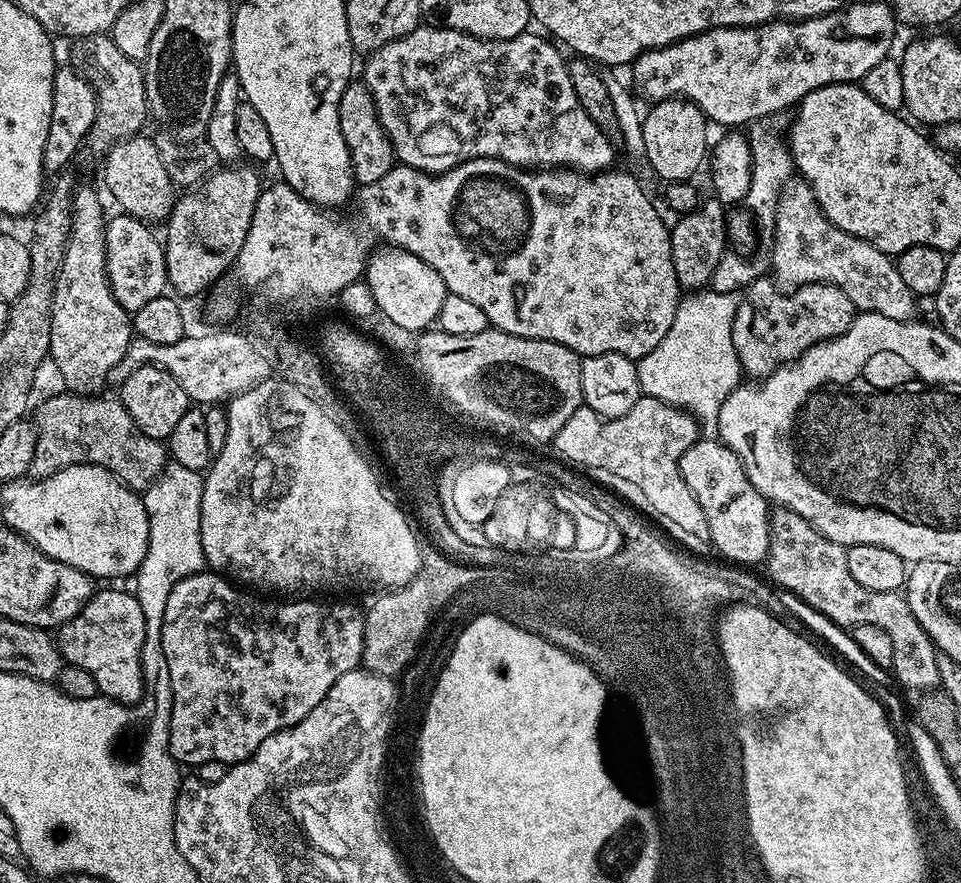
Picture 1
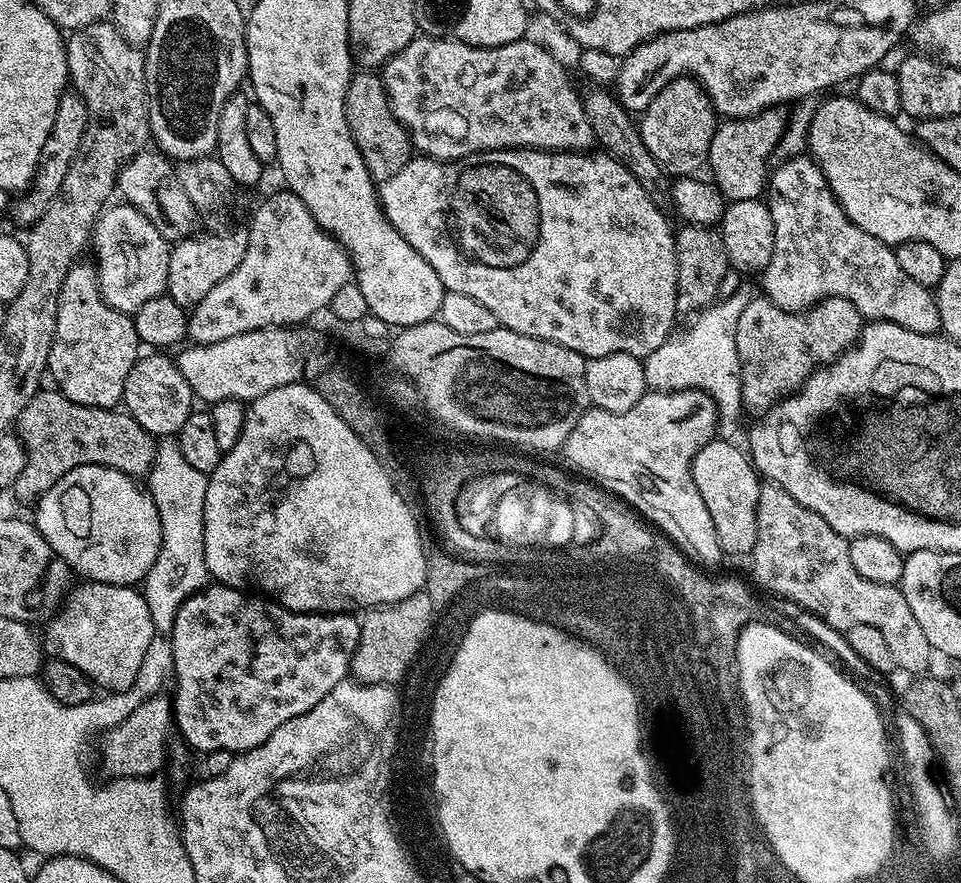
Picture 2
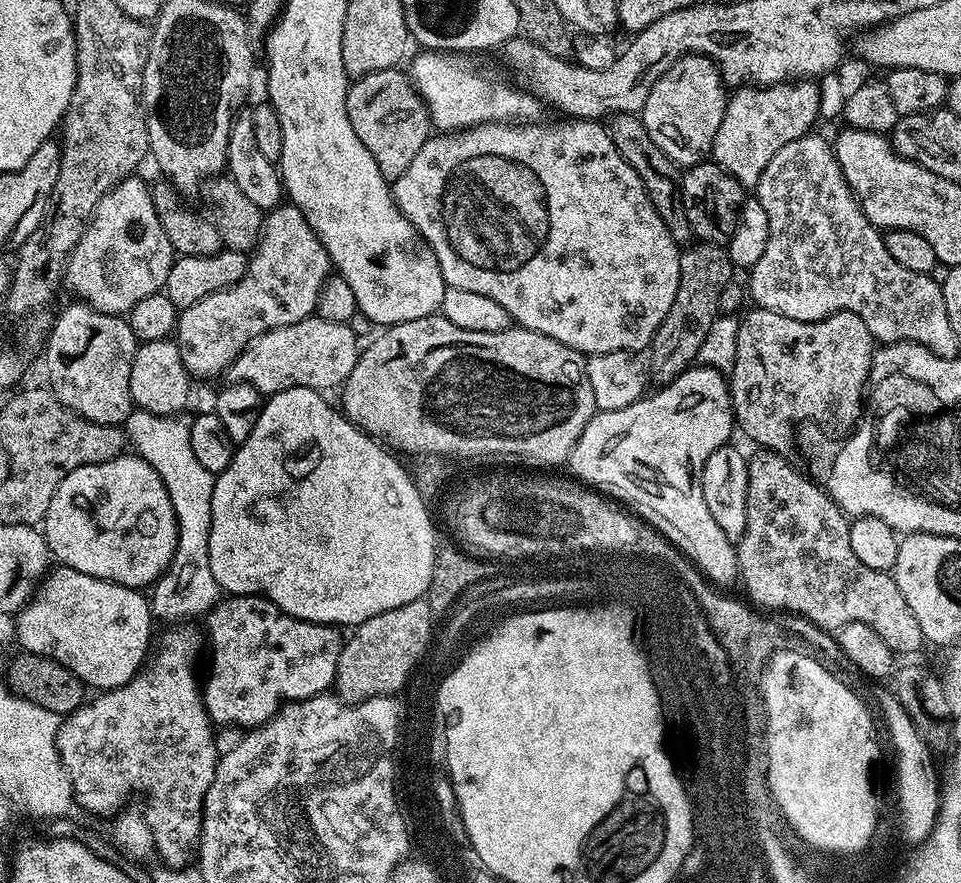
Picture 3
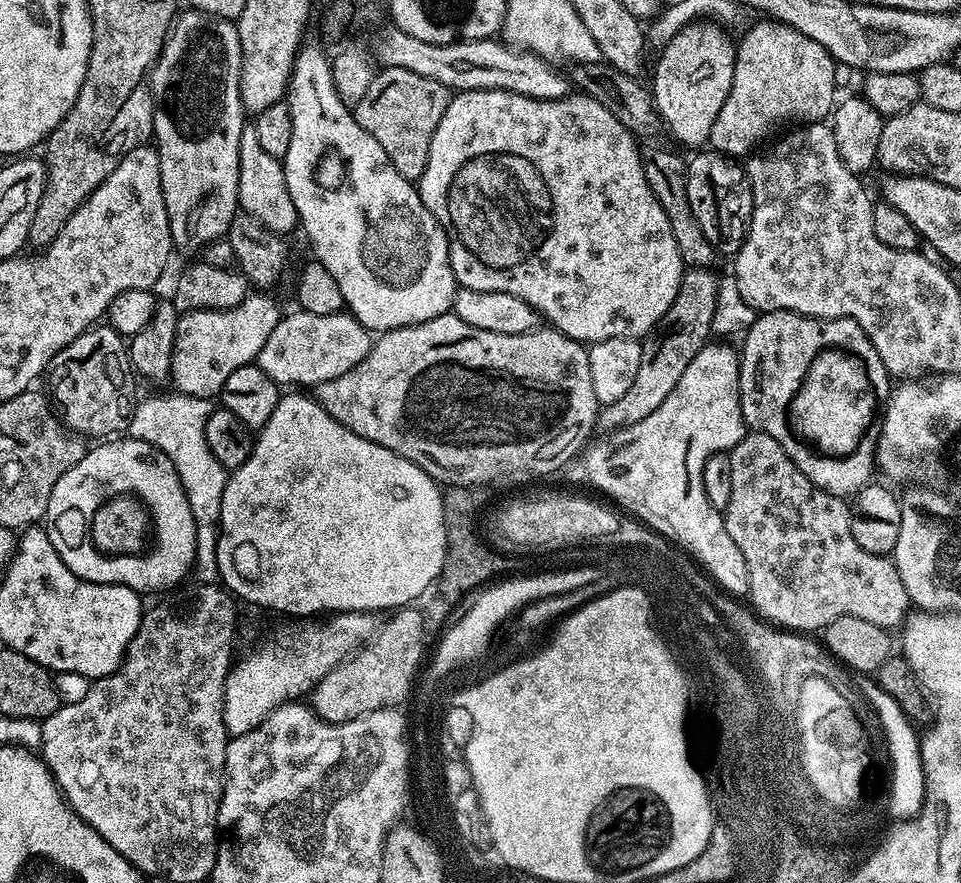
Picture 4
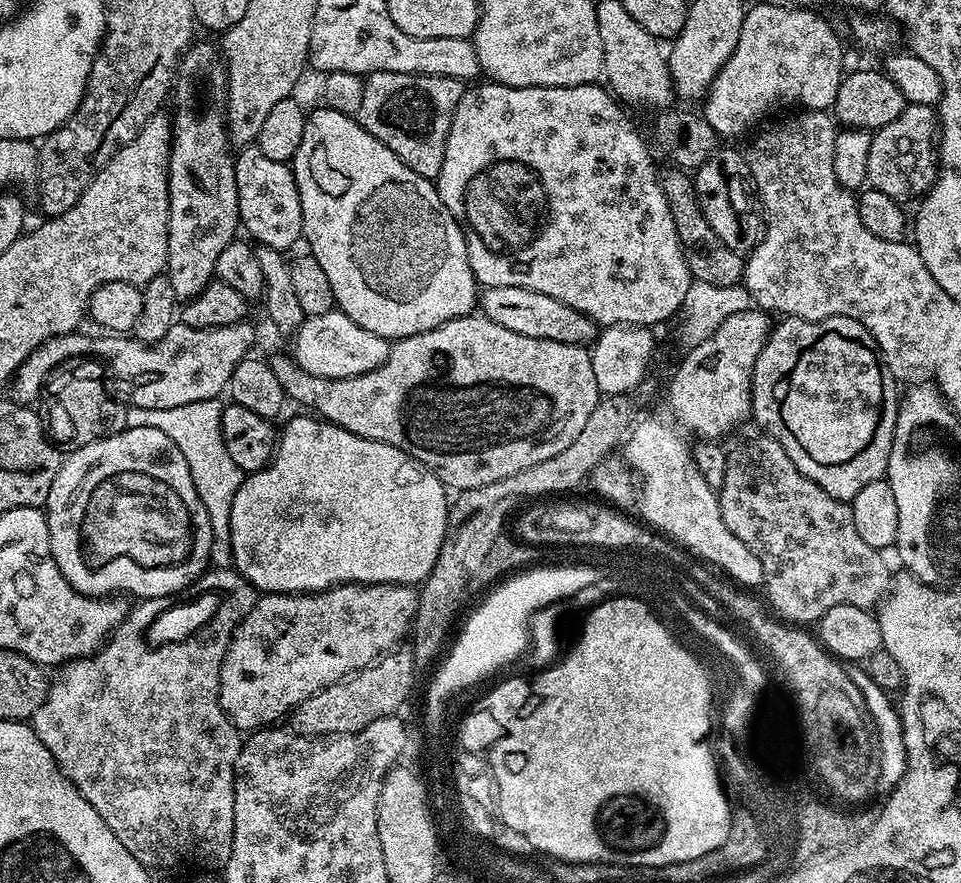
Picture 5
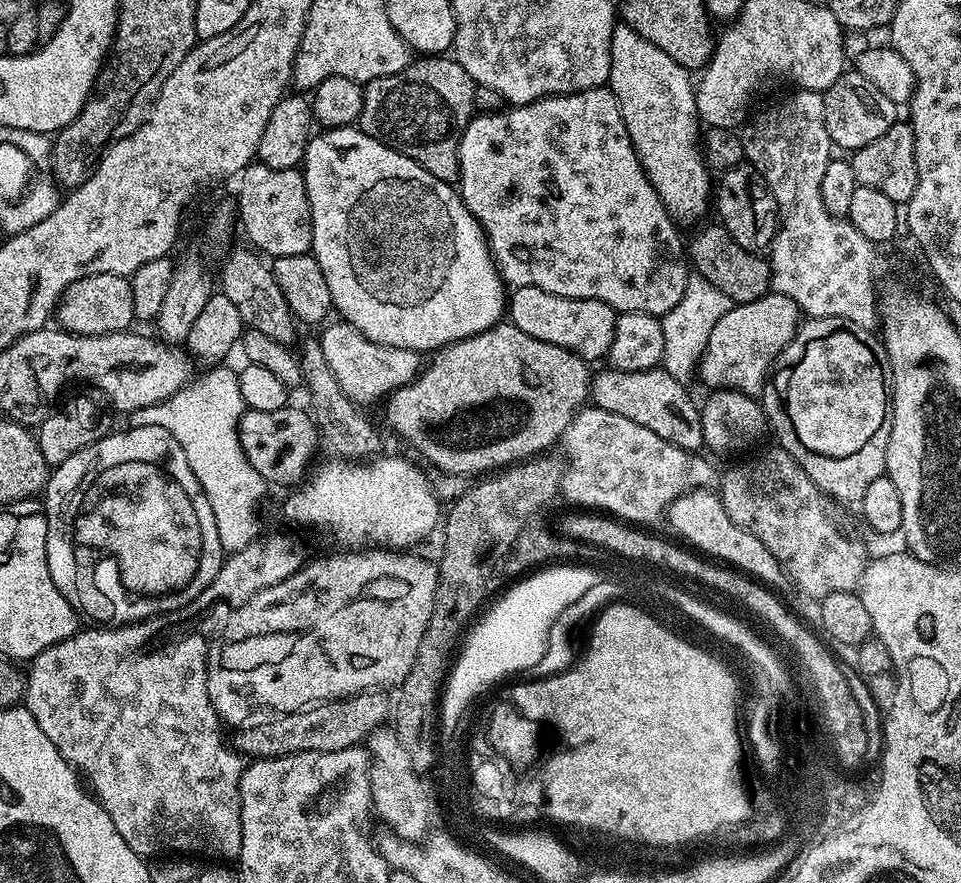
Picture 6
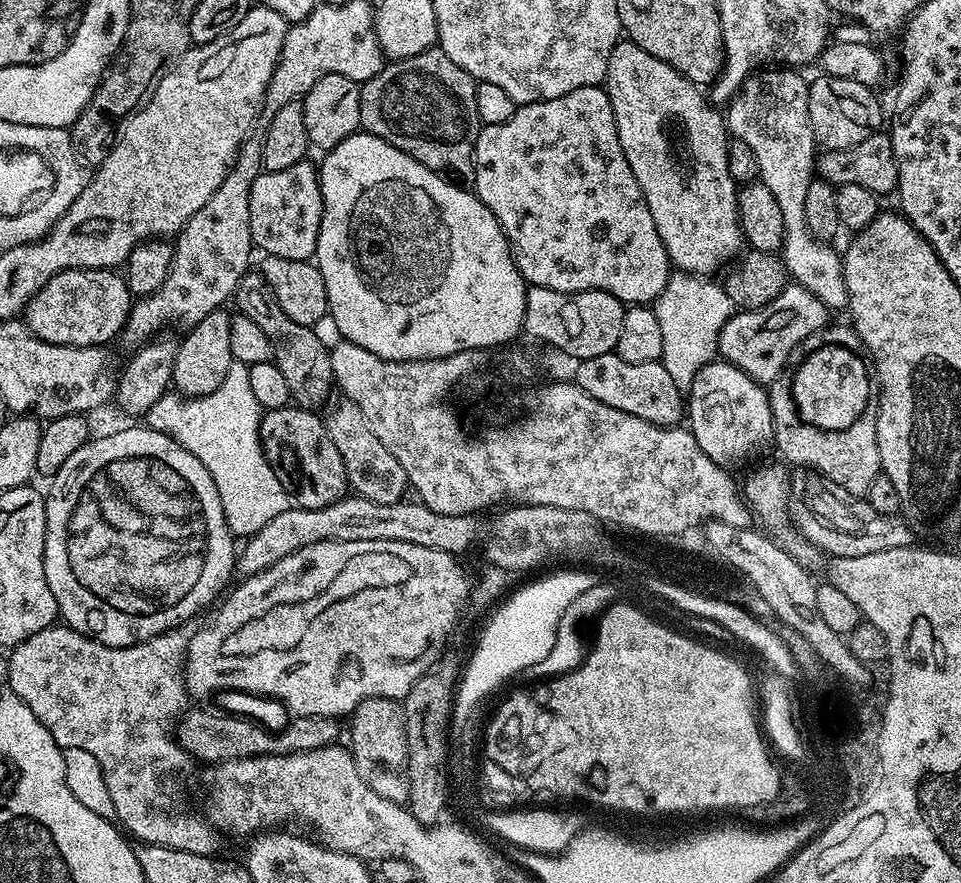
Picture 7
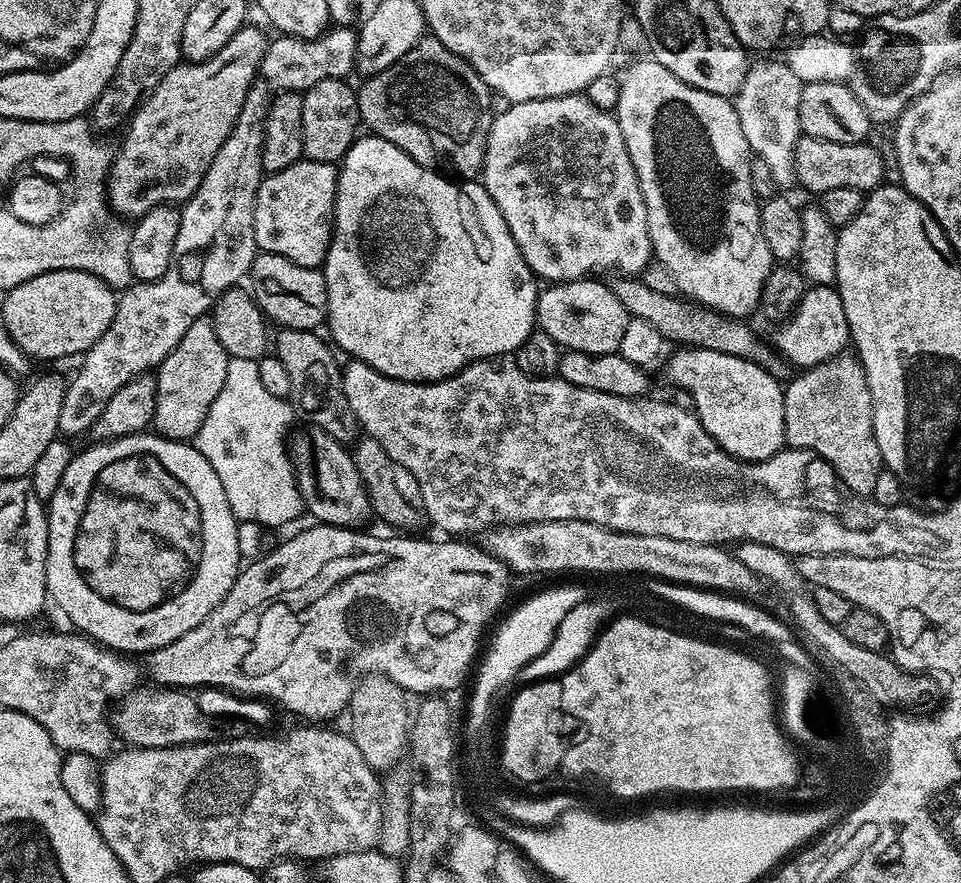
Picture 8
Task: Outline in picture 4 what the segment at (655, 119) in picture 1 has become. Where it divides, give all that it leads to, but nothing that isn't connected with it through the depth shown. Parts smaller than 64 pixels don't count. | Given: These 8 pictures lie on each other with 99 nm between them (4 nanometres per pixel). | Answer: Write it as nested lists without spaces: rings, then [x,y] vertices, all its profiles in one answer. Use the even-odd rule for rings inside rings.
[[[715,22],[687,24],[659,49],[660,57],[652,72],[650,91],[659,123],[663,127],[665,124],[673,138],[691,150],[708,144],[710,126],[726,100],[734,76],[736,49],[724,32],[725,29]]]

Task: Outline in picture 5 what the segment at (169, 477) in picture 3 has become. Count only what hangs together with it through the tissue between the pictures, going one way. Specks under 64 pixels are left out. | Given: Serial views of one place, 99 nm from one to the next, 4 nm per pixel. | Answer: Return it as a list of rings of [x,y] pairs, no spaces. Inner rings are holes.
[[[219,399],[203,400],[202,402],[190,402],[186,406],[174,406],[170,410],[146,410],[135,406],[128,408],[126,414],[126,422],[130,428],[141,428],[142,426],[150,426],[154,430],[162,430],[162,434],[166,434],[166,438],[170,438],[174,442],[174,446],[178,446],[178,450],[182,450],[182,458],[186,458],[186,466],[190,466],[190,478],[194,478],[194,490],[198,490],[198,498],[202,498],[202,506],[206,506],[206,514],[210,518],[210,526],[212,527],[212,559],[211,563],[216,566],[228,566],[232,564],[232,547],[230,546],[230,506],[234,502],[234,494],[238,490],[238,486],[244,481],[245,473],[241,472],[238,466],[234,466],[234,458],[230,458],[230,454],[226,454],[226,444],[222,442],[222,430],[220,429],[220,409],[222,407]]]

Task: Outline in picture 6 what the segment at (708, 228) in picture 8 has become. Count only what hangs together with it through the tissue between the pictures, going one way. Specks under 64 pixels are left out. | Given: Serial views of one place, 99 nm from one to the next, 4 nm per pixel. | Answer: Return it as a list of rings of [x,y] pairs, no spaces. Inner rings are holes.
[[[623,22],[617,23],[616,29],[612,34],[612,41],[610,42],[610,74],[608,75],[607,87],[611,88],[614,98],[618,102],[620,113],[626,122],[626,130],[630,134],[630,142],[642,162],[642,170],[650,178],[654,190],[662,198],[662,202],[666,206],[668,213],[672,215],[673,220],[679,222],[681,225],[698,219],[707,208],[709,211],[710,197],[714,192],[714,180],[708,177],[708,175],[710,175],[710,169],[704,159],[704,153],[700,145],[702,140],[702,124],[696,115],[696,90],[694,80],[693,77],[691,80],[688,76],[691,76],[689,69],[683,68],[678,62],[674,62],[674,58],[670,58],[670,54],[666,54],[666,50],[658,50],[658,46],[654,46],[654,42],[650,42],[646,38],[639,36],[630,25]]]

